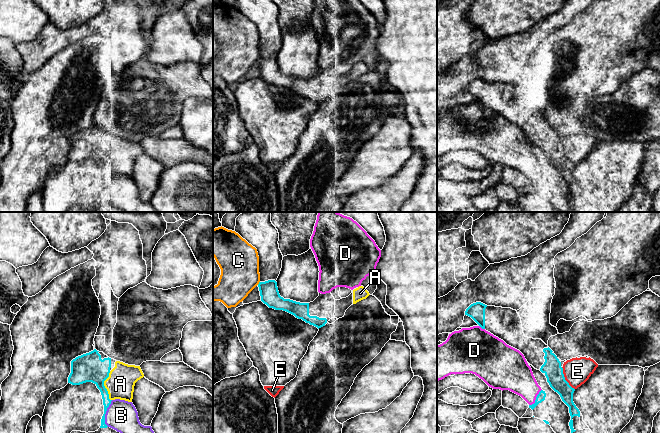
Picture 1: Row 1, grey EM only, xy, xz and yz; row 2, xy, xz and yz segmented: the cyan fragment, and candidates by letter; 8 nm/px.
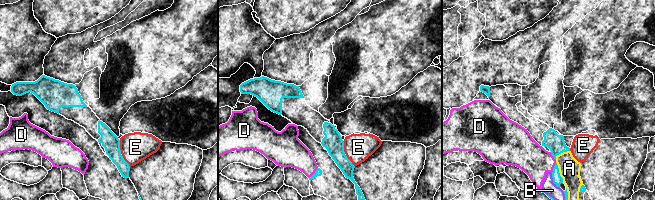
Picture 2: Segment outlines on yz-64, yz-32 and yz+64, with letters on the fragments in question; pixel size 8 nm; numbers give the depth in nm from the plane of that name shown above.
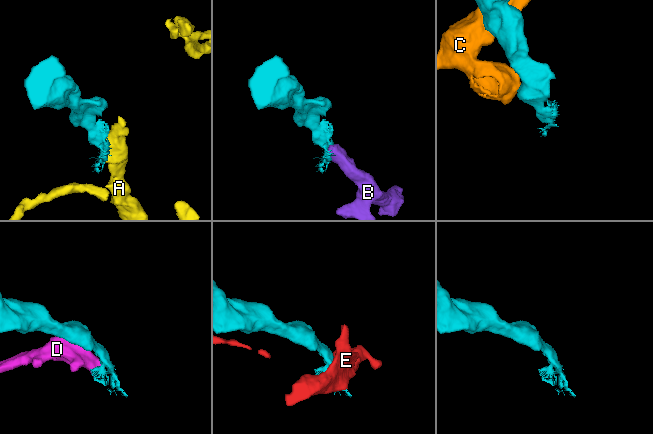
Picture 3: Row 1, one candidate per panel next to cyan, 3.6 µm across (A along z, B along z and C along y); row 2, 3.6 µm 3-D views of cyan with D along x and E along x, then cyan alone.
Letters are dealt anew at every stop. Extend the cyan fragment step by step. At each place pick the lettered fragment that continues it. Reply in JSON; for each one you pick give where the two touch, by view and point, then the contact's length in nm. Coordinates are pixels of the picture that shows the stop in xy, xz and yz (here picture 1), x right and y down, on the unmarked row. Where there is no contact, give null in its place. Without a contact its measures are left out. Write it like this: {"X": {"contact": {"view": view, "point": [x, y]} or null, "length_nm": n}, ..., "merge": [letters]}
{"A": {"contact": {"view": "xy", "point": [104, 162]}, "length_nm": 240}, "merge": ["A"]}

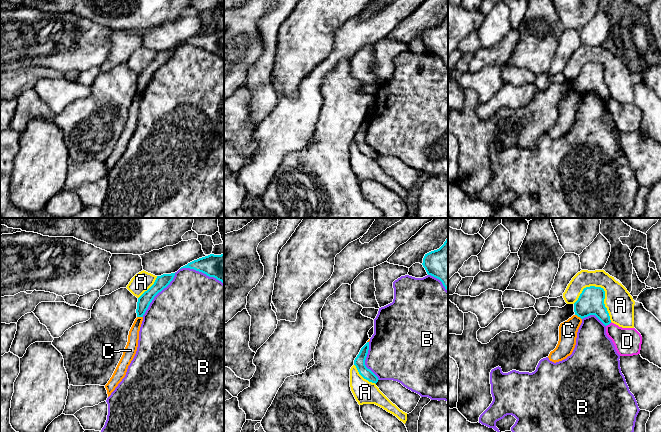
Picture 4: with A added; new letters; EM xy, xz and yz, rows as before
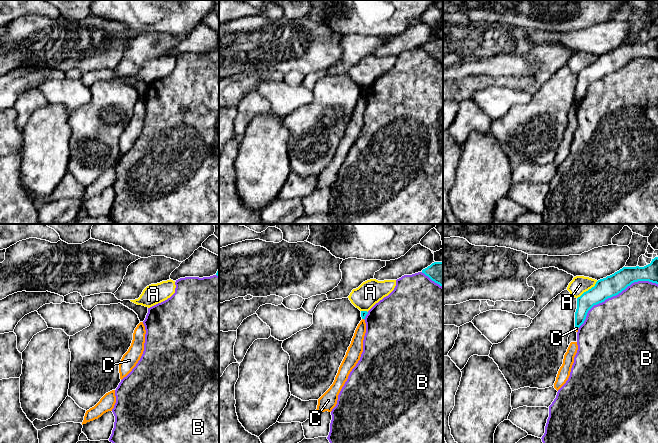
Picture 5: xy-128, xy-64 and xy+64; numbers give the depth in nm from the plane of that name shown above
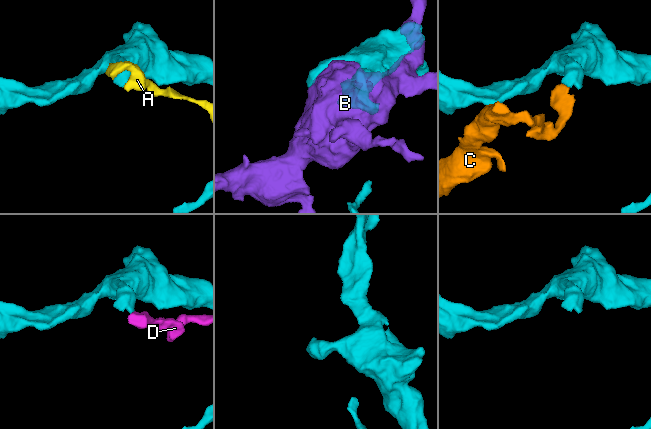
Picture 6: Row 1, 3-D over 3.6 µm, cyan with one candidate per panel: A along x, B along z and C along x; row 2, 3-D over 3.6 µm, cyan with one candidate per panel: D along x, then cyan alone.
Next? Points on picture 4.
{"merge": []}

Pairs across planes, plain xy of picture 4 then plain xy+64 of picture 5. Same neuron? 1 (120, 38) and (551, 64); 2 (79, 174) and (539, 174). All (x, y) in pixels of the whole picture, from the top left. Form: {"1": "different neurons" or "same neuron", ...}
{"1": "same neuron", "2": "same neuron"}

